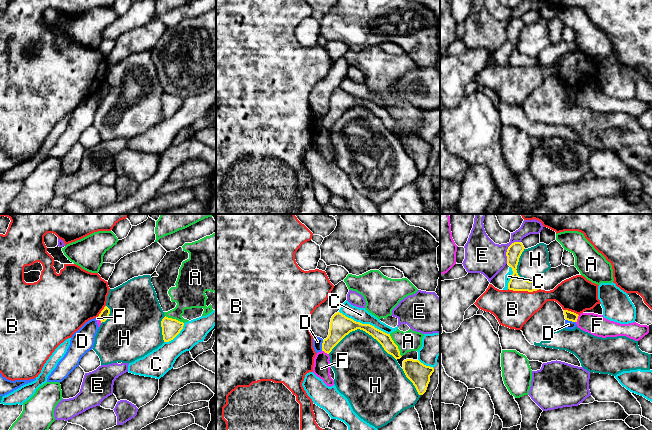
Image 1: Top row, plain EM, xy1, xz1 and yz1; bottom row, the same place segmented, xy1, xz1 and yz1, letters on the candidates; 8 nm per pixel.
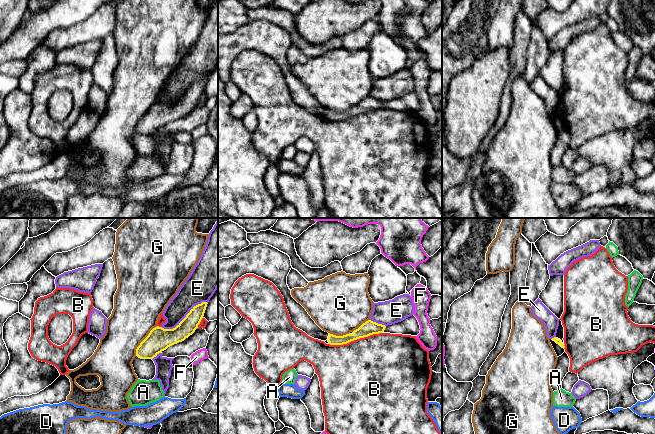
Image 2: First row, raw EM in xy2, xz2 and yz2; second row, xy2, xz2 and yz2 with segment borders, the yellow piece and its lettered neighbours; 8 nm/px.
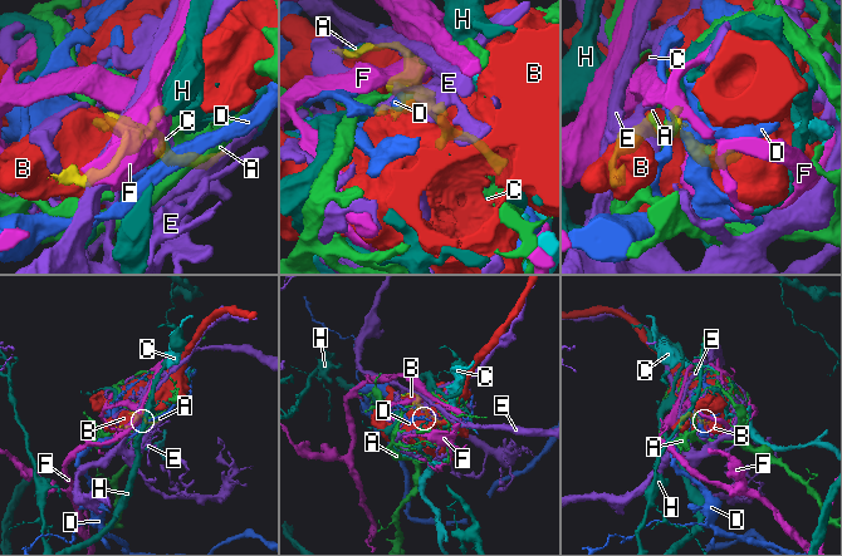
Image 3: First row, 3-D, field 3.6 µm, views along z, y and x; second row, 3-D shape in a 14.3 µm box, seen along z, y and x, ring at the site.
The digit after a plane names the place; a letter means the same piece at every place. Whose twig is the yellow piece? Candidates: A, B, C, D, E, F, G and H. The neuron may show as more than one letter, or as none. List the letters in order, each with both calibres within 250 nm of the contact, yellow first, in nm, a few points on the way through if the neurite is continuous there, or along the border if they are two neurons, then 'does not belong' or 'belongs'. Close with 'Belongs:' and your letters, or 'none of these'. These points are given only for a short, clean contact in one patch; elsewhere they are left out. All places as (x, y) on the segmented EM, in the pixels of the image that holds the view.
A: 100/170 nm | does not belong
B: 120/500 nm | does not belong
C: 170/120 nm | does not belong
D: 170/80 nm | along xz1 (323, 340), (321, 350) | does not belong
E: 160/220 nm | does not belong
F: 80/170 nm | along yz1 (579, 315), (576, 322) | does not belong
G: 190/380 nm | does not belong
H: 170/420 nm | does not belong
Belongs: none of these

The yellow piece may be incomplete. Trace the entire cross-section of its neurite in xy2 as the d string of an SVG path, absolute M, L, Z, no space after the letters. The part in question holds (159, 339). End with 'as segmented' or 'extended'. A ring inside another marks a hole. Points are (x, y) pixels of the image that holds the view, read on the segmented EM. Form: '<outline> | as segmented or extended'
M207 302L194 306L186 317L173 329L153 328L136 349L136 356L141 359L153 359L168 347L184 341L192 335L200 324Z | as segmented

